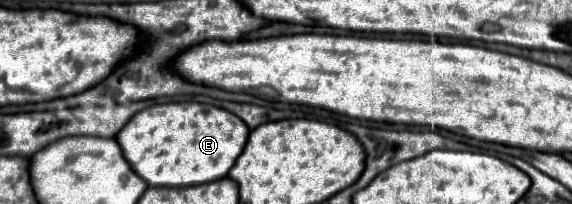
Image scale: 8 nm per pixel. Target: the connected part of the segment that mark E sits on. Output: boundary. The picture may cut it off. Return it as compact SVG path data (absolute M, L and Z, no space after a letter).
M170 102L154 104L132 116L116 140L132 170L148 186L196 186L228 174L248 132L248 126L228 110L198 102Z

